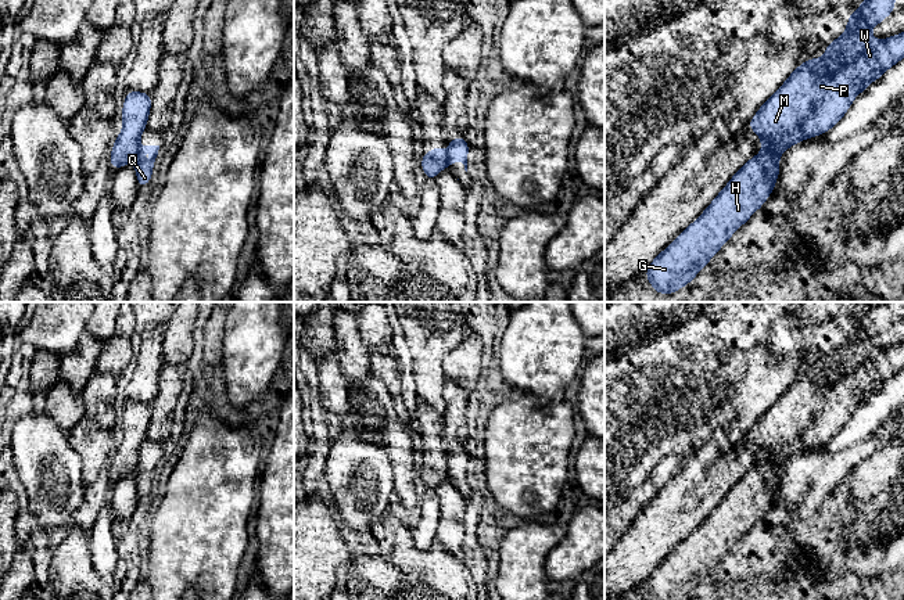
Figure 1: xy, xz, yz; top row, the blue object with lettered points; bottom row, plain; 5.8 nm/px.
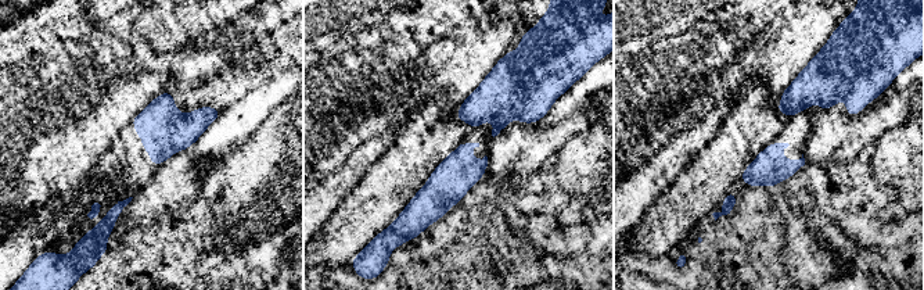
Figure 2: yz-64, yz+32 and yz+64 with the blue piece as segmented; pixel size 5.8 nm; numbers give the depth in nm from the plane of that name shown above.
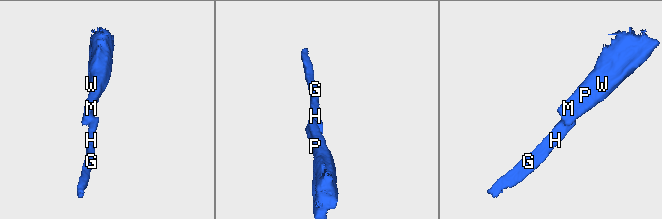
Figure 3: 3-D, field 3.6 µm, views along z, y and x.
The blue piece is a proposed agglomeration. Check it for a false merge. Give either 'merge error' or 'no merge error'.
merge error

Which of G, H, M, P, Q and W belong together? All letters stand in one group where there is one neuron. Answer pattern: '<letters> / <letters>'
G H Q / M P W

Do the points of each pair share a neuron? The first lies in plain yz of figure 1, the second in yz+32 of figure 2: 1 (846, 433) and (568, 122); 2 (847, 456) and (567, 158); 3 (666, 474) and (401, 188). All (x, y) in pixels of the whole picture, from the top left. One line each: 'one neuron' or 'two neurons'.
1: two neurons
2: two neurons
3: two neurons

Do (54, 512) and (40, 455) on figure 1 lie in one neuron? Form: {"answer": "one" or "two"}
{"answer": "one"}

